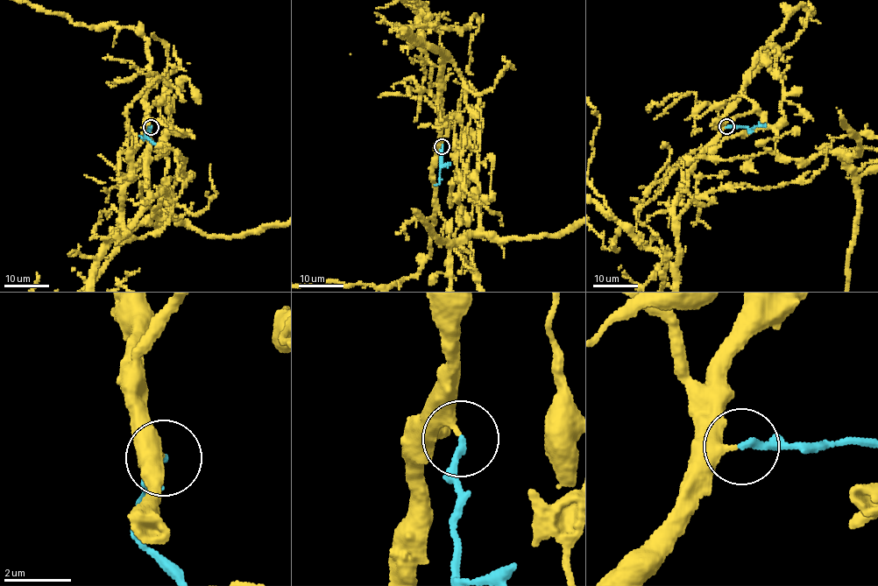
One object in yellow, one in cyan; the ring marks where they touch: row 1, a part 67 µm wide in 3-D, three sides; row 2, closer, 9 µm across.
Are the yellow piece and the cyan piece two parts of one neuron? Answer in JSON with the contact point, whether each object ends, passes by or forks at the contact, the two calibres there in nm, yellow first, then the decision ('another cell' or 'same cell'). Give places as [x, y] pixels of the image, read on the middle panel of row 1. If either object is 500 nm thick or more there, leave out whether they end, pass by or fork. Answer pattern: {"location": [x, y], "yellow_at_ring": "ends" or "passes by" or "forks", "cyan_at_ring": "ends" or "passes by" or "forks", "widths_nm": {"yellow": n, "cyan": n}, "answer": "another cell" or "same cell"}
{"location": [442, 146], "yellow_at_ring": "ends", "cyan_at_ring": "ends", "widths_nm": {"yellow": 340, "cyan": 190}, "answer": "same cell"}

